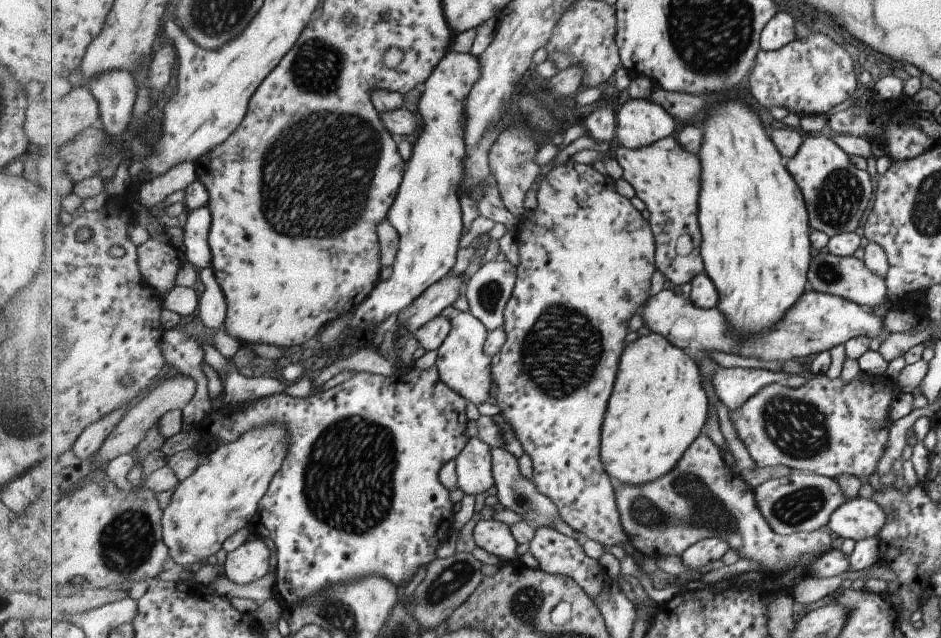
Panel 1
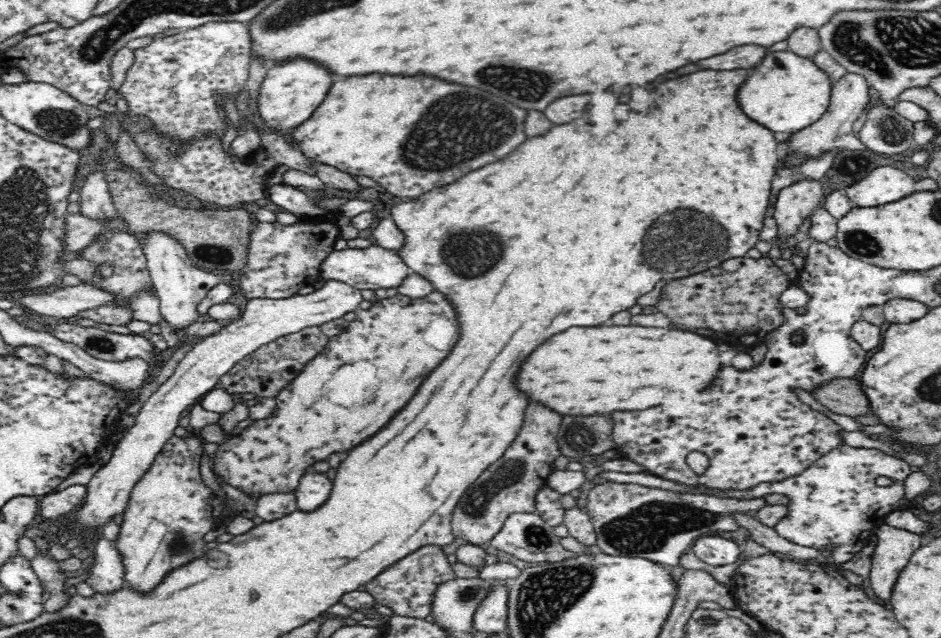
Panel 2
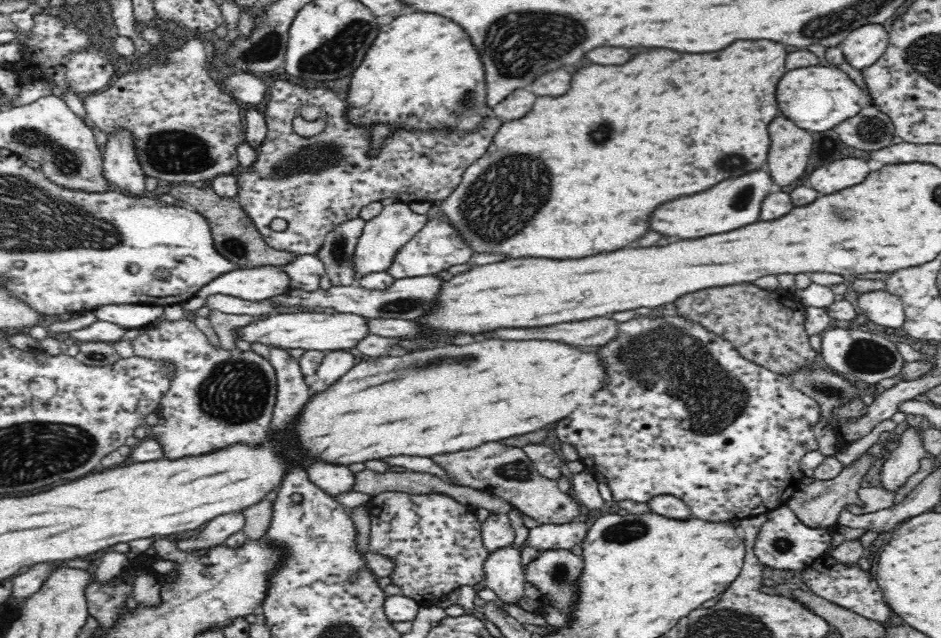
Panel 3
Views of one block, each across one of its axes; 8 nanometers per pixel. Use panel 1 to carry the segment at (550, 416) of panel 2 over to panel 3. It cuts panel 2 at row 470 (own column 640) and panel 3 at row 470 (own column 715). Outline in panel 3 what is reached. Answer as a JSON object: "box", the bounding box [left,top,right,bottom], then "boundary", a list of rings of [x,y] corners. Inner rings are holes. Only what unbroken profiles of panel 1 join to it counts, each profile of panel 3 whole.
{"box":[432,442,581,523],"boundary":[[[488,442],[466,452],[434,456],[432,460],[446,470],[454,485],[469,486],[499,496],[511,502],[517,510],[540,522],[567,523],[573,521],[581,512],[581,506],[574,501],[572,494],[560,491],[556,481],[544,478],[544,475],[538,472],[524,448],[500,442]]]}

